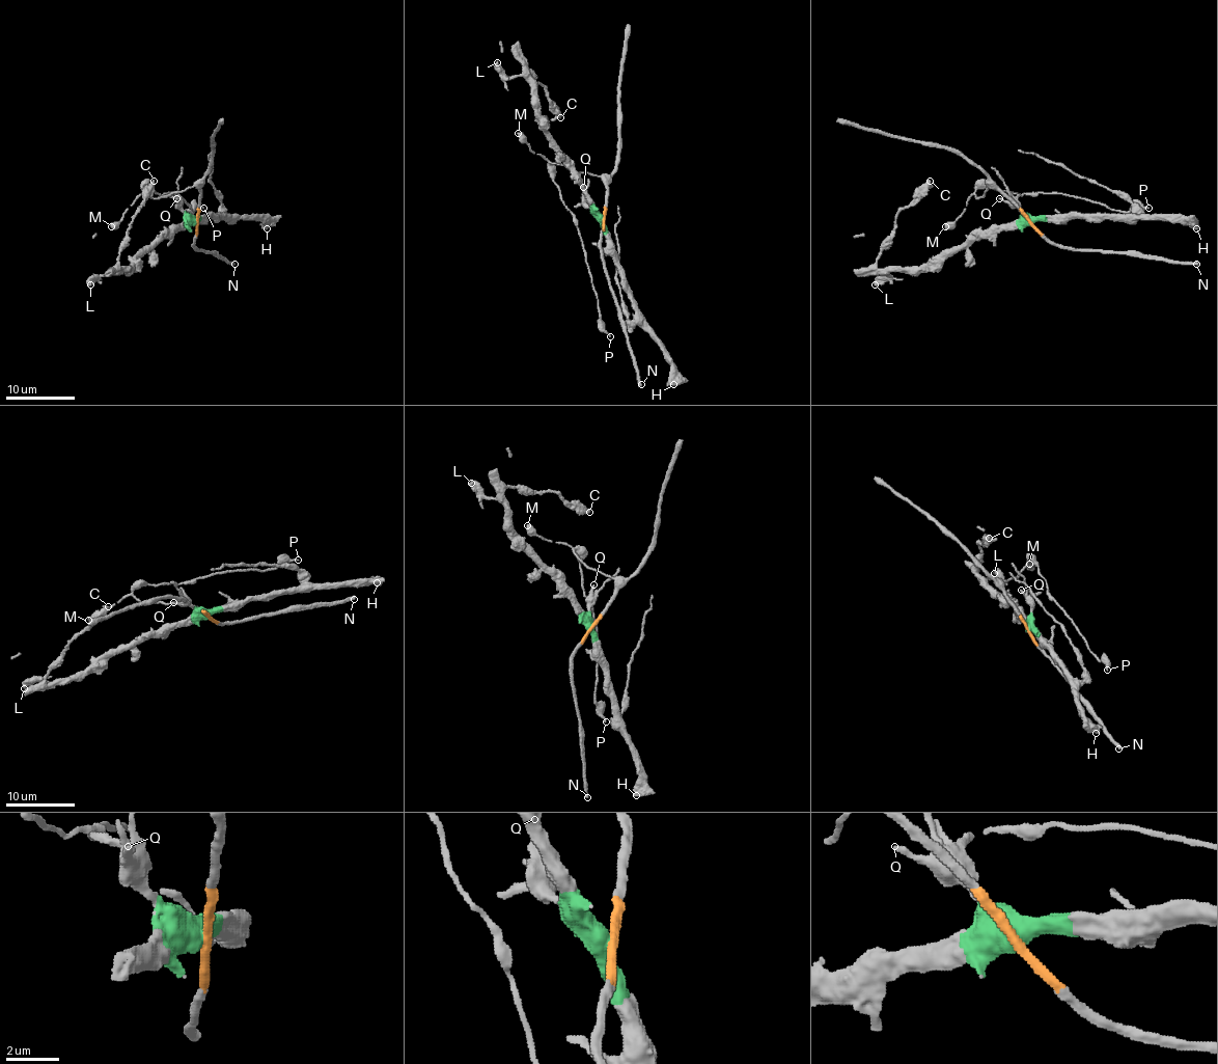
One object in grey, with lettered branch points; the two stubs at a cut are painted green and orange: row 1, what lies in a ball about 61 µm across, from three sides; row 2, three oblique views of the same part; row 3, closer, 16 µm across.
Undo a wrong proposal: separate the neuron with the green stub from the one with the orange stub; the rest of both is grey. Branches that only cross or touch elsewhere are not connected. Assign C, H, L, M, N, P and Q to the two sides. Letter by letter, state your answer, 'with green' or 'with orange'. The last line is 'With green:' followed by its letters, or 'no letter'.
C: with green
H: with green
L: with green
M: with orange
N: with orange
P: with orange
Q: with green
With green: C, H, L, Q

